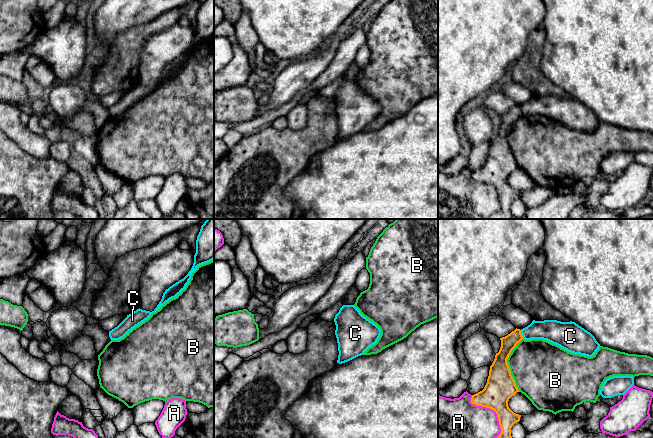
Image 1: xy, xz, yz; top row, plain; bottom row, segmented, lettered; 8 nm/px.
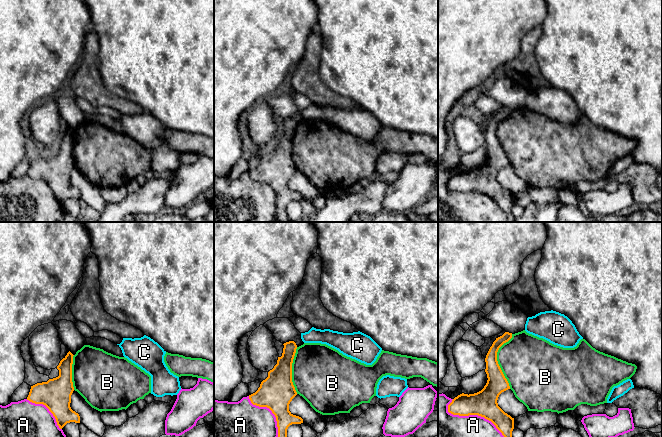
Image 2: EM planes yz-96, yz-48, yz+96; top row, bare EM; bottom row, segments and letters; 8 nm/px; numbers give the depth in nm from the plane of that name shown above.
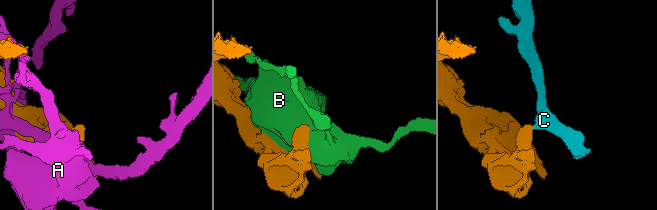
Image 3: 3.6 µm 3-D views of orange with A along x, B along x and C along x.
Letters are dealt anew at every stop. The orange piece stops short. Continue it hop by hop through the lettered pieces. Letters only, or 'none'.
none

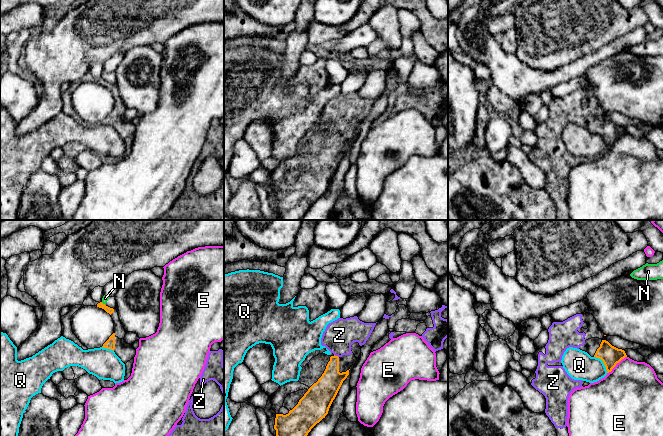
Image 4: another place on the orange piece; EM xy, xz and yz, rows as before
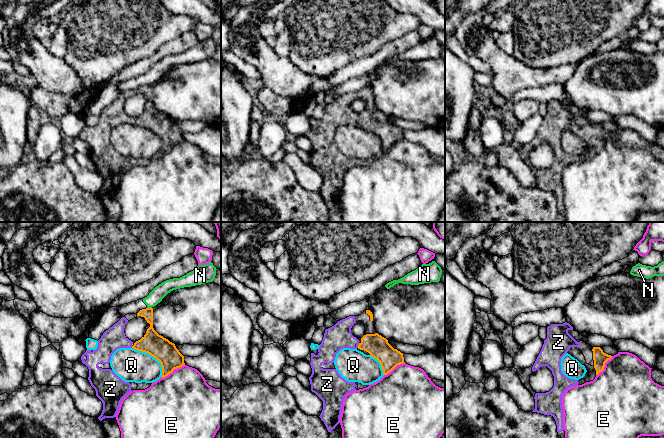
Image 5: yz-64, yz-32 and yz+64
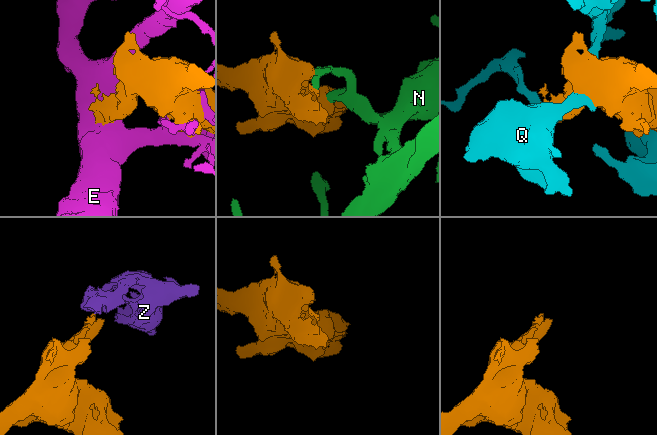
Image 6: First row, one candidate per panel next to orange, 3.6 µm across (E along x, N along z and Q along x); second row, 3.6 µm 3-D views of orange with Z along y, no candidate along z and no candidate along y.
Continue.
Z

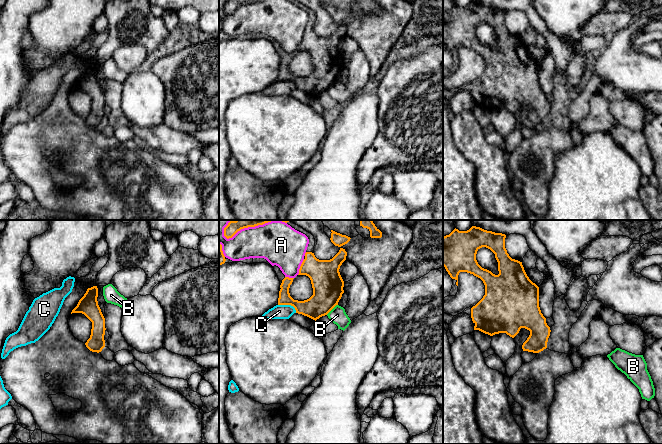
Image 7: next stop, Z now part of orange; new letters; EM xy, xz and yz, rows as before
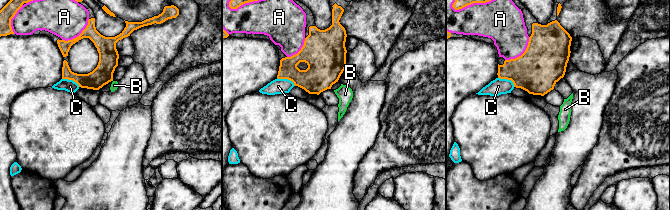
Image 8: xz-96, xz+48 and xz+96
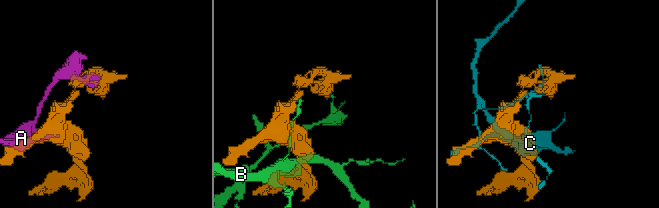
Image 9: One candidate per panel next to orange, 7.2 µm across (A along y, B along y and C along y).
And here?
none

